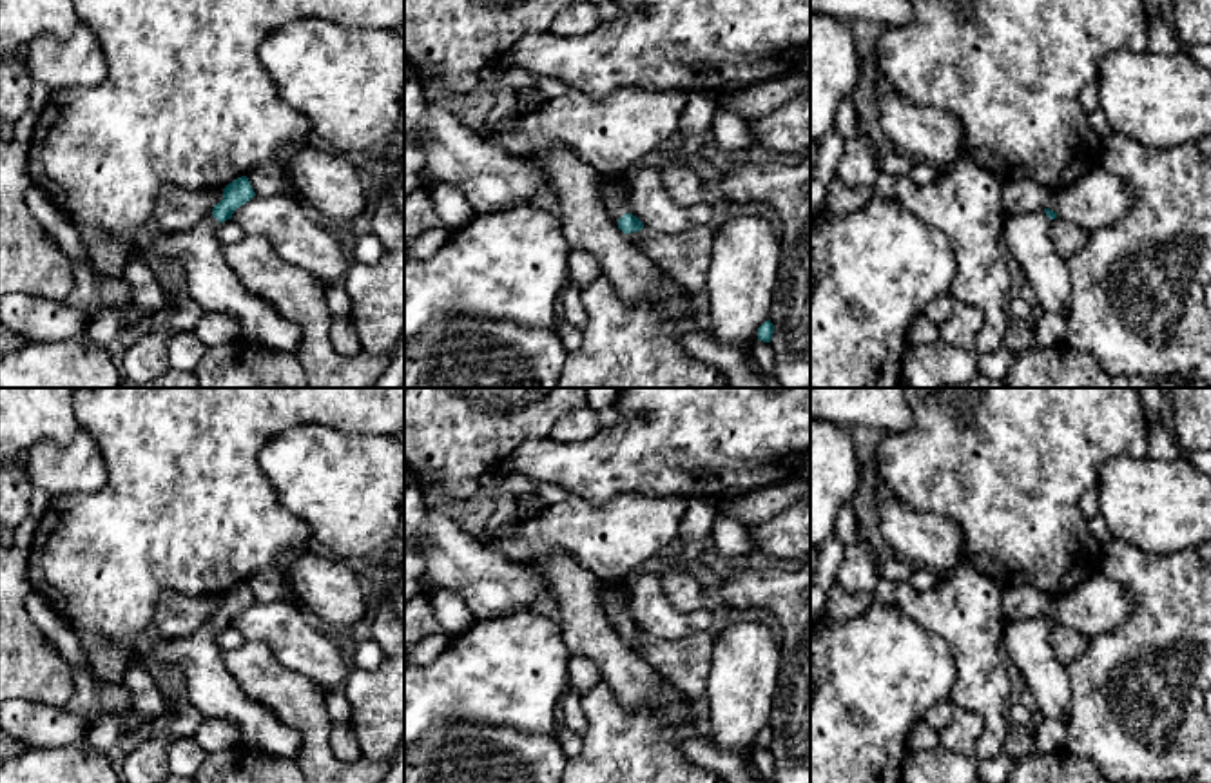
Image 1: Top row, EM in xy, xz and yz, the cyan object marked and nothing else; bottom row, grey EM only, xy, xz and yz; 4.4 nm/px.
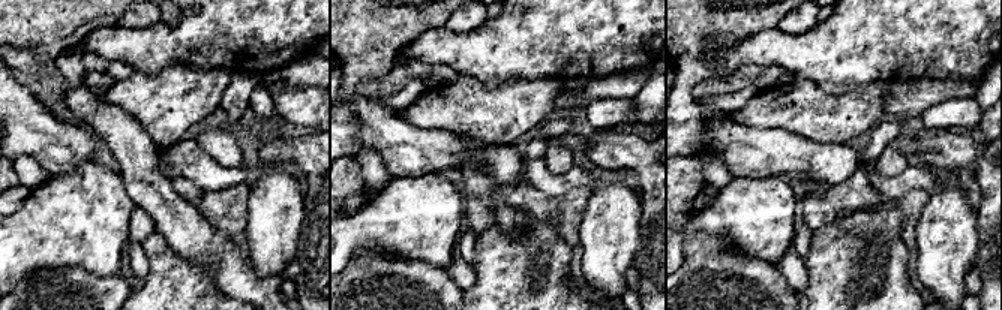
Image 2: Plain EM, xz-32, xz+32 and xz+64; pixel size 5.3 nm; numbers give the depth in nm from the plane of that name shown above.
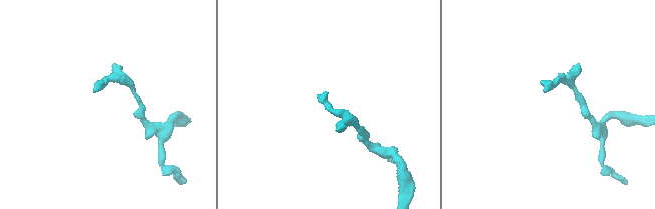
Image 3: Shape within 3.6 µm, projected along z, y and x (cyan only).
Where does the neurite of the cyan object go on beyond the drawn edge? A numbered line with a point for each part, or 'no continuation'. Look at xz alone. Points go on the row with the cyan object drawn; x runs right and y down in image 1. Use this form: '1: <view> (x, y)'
1: xz (613, 193)

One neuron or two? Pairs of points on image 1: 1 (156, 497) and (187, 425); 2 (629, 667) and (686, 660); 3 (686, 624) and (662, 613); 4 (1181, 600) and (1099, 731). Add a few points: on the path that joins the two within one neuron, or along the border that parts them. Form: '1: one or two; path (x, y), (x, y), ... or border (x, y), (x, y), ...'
1: one; path (174, 479), (182, 468), (182, 443)
2: two; border (622, 640), (666, 678)
3: one; path (680, 624), (673, 624), (668, 618)
4: one; path (1148, 633), (1108, 669), (1101, 686), (1103, 698)

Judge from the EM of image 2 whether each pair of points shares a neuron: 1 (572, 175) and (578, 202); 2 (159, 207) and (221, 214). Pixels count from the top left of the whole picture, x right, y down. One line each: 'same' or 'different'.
1: different
2: different

